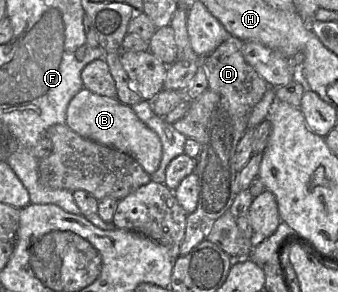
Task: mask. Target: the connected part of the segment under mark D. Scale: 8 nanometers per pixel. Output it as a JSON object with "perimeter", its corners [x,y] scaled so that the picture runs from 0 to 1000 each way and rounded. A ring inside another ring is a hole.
{"perimeter":[[[678,123],[627,182],[598,195],[598,219],[612,247],[615,305],[639,315],[651,342],[621,401],[612,476],[595,493],[589,531],[577,545],[574,592],[589,623],[586,699],[580,719],[553,736],[533,873],[556,870],[609,822],[636,757],[678,726],[707,661],[704,589],[689,575],[695,510],[734,438],[743,377],[796,301],[769,257],[725,209],[716,188],[716,154],[716,137]]]}

